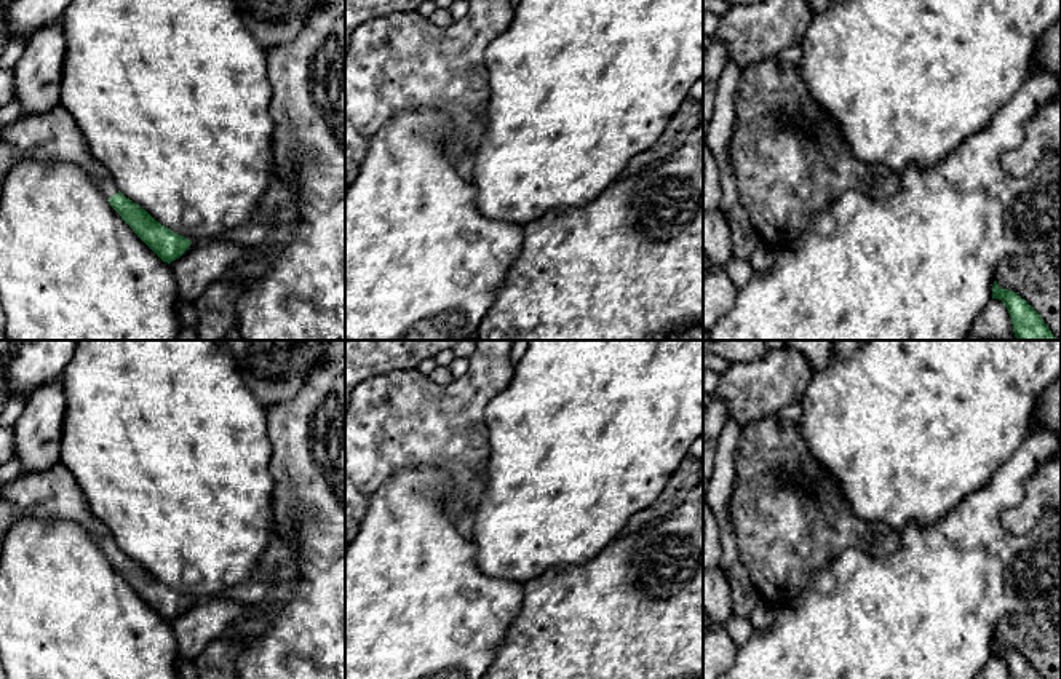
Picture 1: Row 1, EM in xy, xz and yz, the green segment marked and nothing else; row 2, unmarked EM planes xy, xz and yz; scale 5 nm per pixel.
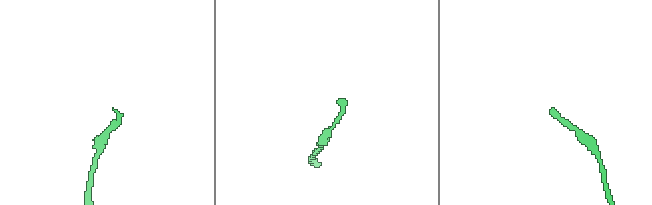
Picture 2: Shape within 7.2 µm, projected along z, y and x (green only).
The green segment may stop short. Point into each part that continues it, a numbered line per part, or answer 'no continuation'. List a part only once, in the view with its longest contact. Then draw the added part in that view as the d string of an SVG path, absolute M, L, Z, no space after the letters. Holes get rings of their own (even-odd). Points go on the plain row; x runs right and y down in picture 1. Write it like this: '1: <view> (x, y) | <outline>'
1: xy (56, 494) | M61 462L46 471L21 473L0 487L0 556L5 534L22 518L74 521L105 556L118 551L110 530L93 514L80 484Z

